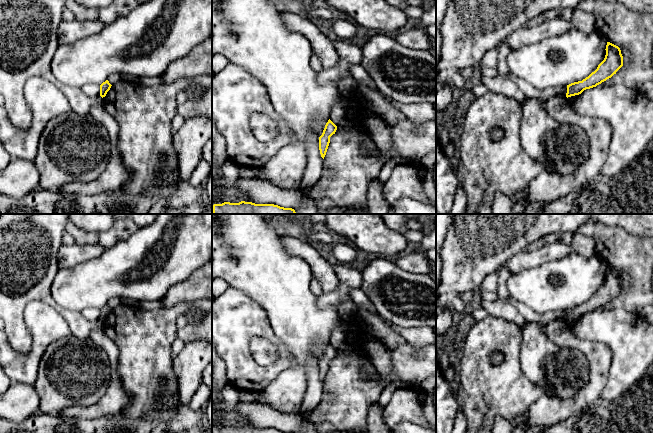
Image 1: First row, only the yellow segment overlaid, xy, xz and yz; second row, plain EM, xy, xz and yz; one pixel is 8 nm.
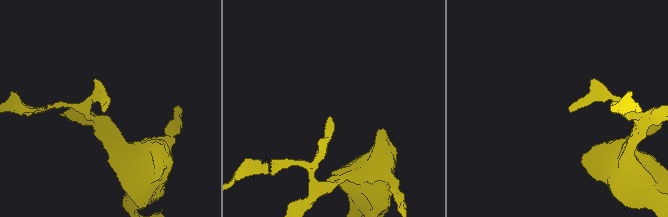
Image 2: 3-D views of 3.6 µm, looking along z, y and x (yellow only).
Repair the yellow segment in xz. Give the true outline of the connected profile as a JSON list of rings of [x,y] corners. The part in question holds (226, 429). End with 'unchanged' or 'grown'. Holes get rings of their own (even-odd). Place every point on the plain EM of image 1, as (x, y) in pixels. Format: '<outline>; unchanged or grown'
[[[241,425],[239,427],[224,426],[222,428],[214,428],[213,433],[292,433],[292,432],[284,432],[274,428],[255,428],[252,426]]]; unchanged

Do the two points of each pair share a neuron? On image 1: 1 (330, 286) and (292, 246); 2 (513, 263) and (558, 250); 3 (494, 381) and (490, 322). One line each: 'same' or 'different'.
1: same
2: same
3: same

